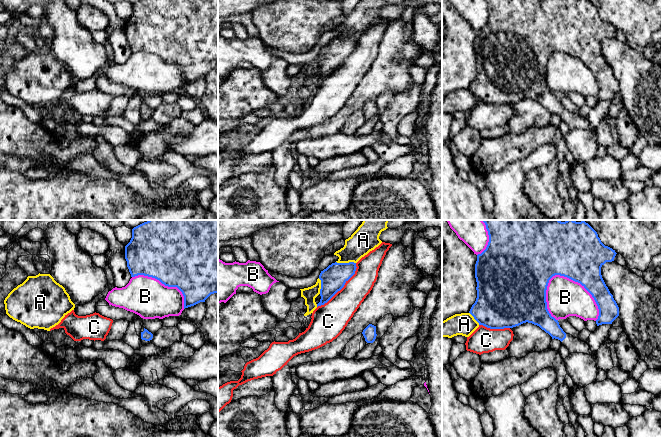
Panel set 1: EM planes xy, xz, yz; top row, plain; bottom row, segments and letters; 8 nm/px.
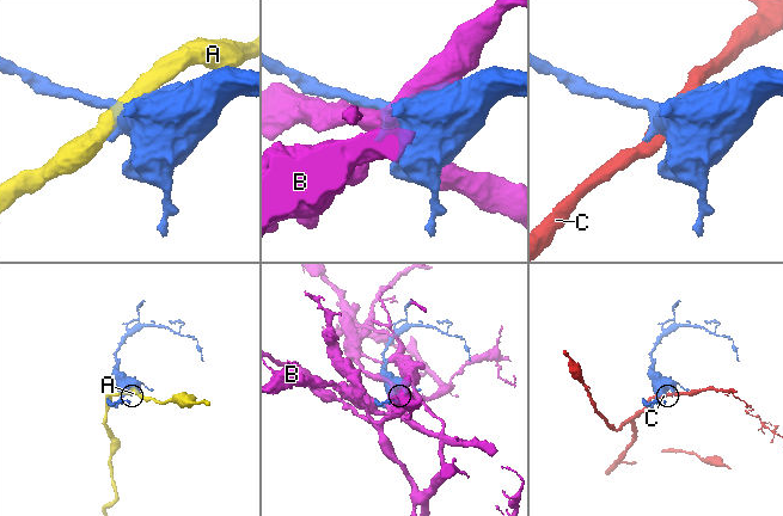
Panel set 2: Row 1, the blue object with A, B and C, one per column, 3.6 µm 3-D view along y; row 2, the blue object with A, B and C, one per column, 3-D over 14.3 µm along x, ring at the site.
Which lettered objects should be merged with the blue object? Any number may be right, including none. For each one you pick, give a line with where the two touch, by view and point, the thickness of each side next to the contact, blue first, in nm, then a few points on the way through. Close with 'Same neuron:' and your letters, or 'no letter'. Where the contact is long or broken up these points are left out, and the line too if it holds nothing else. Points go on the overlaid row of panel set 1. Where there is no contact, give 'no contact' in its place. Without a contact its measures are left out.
Same neuron: no letter

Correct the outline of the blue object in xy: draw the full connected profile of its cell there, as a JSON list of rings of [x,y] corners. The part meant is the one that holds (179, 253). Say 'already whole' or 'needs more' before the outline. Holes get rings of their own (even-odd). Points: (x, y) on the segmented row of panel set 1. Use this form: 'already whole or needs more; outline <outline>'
already whole; outline [[[148,220],[132,229],[132,238],[125,246],[125,259],[131,277],[144,275],[159,280],[168,287],[177,287],[184,296],[184,309],[194,306],[214,293],[218,293],[218,220]]]

